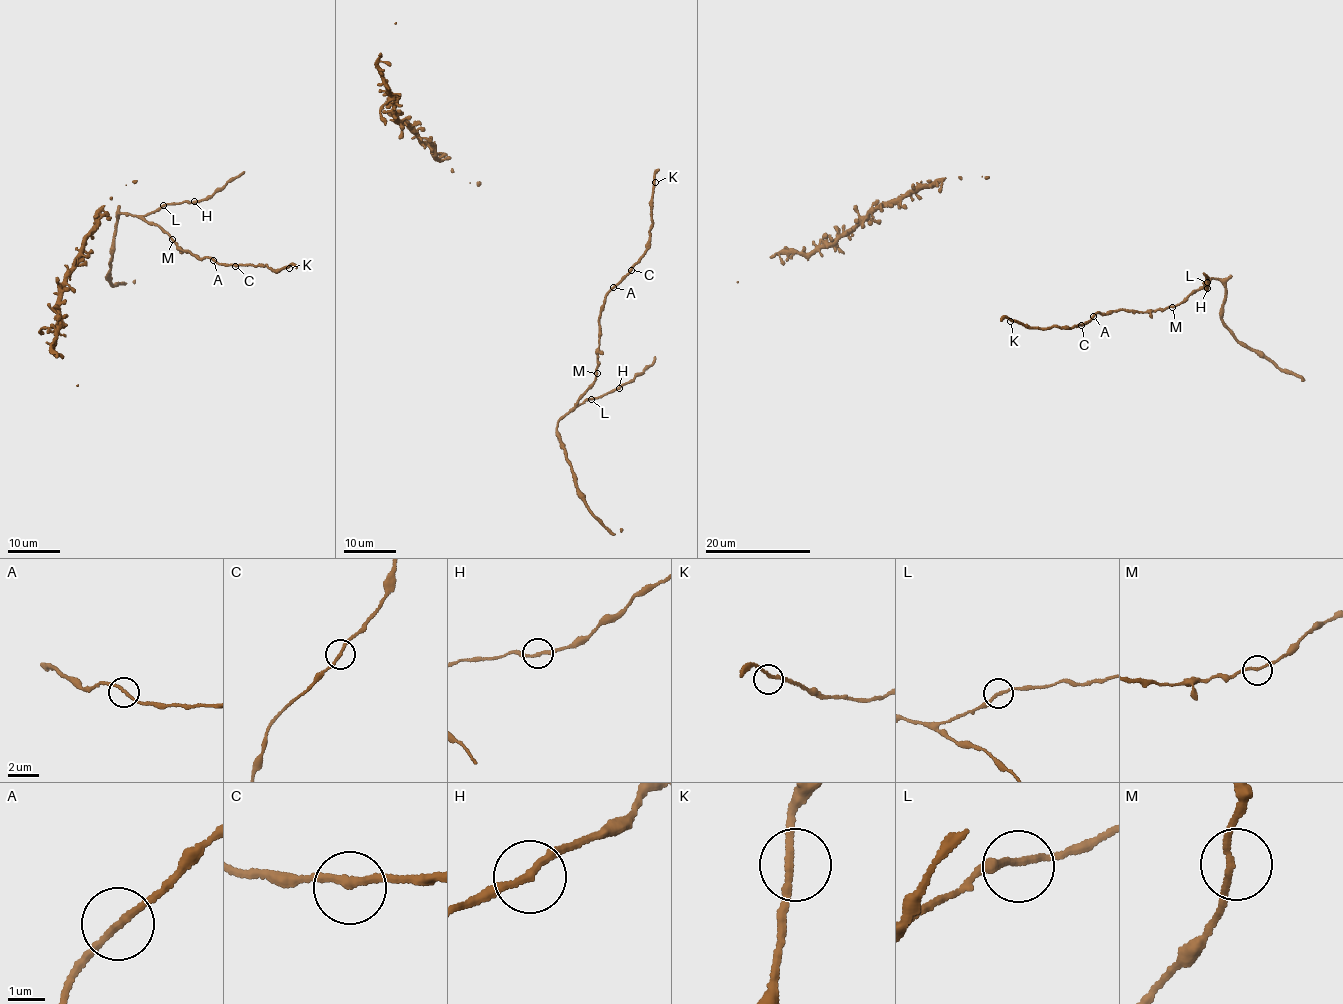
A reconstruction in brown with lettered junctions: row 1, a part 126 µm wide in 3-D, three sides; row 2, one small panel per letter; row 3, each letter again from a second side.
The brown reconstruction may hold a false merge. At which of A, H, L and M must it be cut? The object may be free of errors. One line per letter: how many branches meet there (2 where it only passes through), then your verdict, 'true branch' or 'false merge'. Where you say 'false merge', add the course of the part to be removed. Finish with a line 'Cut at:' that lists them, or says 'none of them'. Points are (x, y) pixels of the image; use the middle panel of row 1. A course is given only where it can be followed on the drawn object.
A: branches 2; true branch
H: branches 2; true branch
L: branches 2; true branch
M: branches 2; true branch
Cut at: none of them

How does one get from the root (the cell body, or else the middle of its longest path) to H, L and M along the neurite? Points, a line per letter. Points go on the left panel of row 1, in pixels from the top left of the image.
H: (211, 258), (200, 259), (189, 250), (183, 251), (159, 226), (145, 219), (145, 215), (167, 204), (194, 201)
L: (211, 258), (200, 259), (189, 250), (183, 251), (159, 226), (145, 219), (145, 215), (163, 205)
M: (211, 258), (200, 259), (189, 250), (183, 251), (172, 239)

